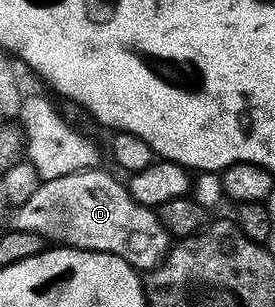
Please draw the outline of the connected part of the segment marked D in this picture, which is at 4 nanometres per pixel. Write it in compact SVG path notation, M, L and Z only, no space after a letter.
M100 168L88 169L86 173L67 175L67 179L44 182L39 194L41 201L41 226L39 232L46 242L66 249L78 249L84 253L110 253L132 269L152 271L164 263L171 248L169 232L157 218L154 210L141 206L129 193L128 184L116 181L109 173L101 173Z

